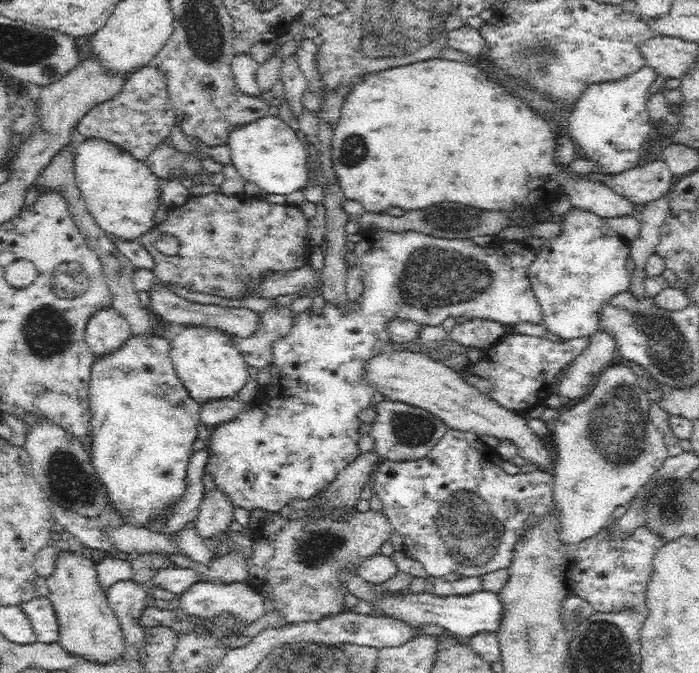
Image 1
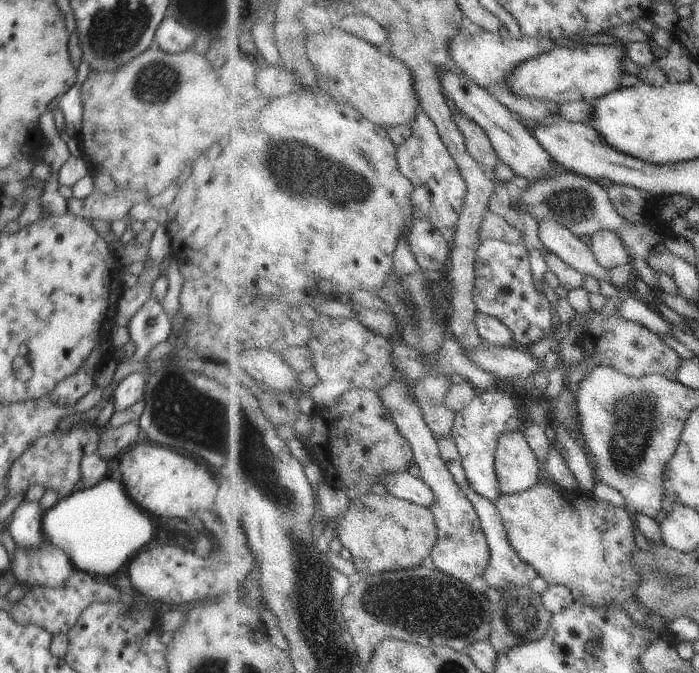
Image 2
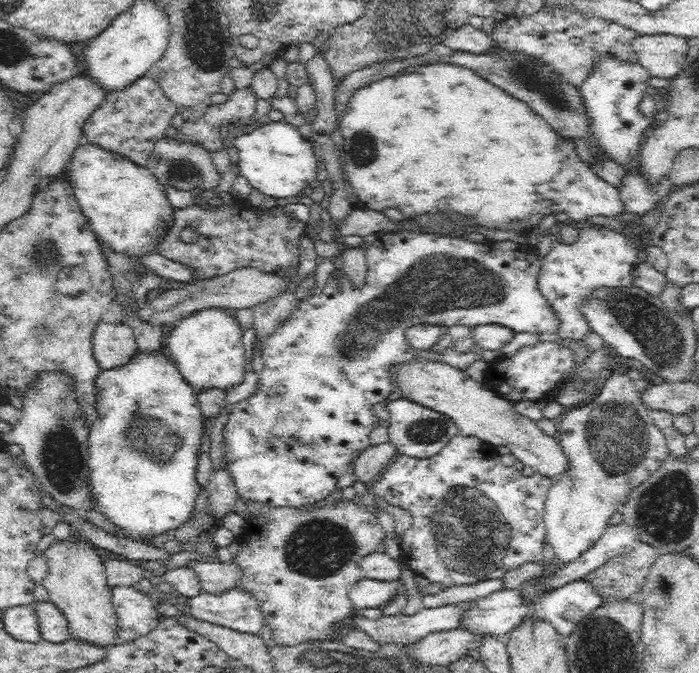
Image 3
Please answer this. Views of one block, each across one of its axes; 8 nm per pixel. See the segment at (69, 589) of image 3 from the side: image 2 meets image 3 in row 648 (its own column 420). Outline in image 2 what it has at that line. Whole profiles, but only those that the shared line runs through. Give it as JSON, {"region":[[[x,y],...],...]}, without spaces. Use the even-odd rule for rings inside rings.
{"region":[[[337,26],[330,32],[308,35],[309,60],[324,92],[339,102],[354,104],[364,116],[388,130],[415,123],[422,102],[416,90],[415,72],[402,58]]]}

